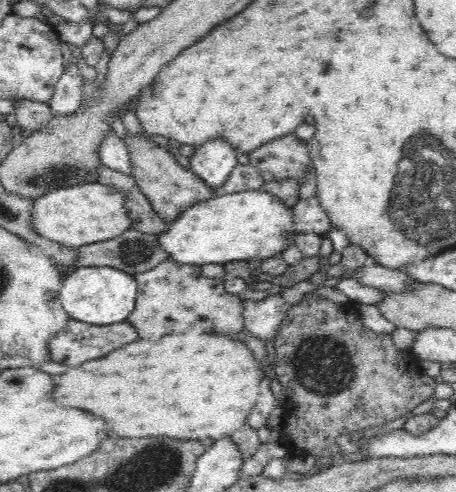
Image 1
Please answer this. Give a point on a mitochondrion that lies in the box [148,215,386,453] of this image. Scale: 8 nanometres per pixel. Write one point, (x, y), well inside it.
(321, 363)

